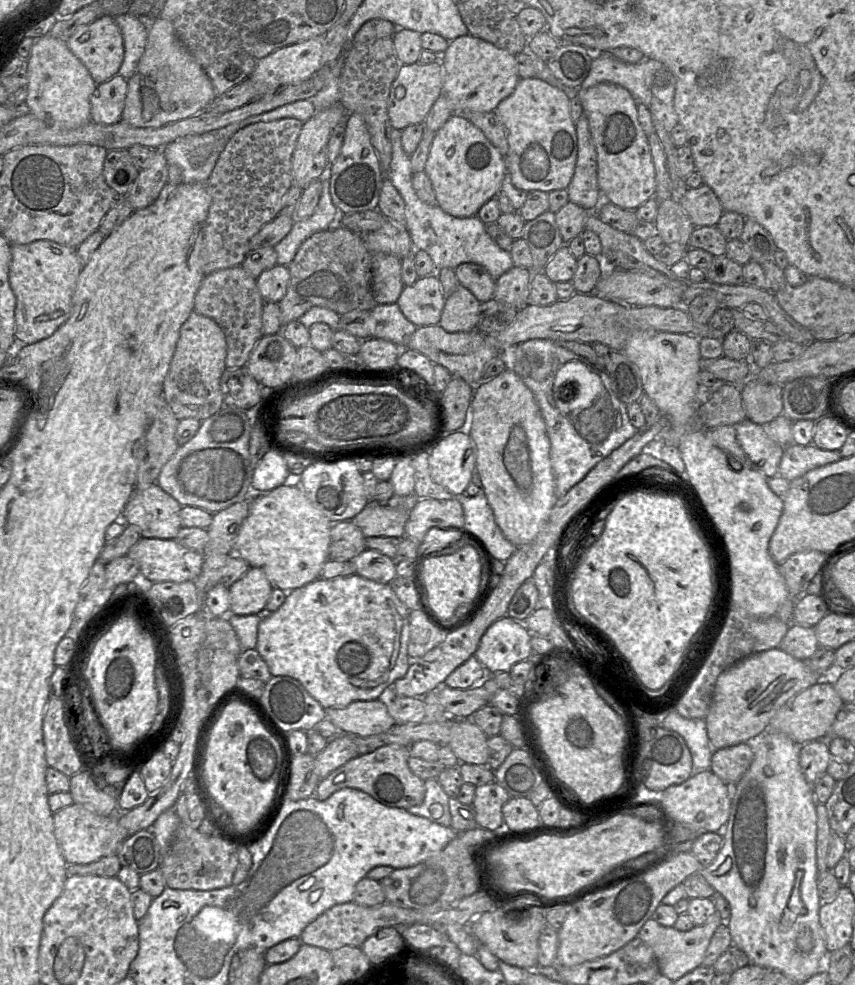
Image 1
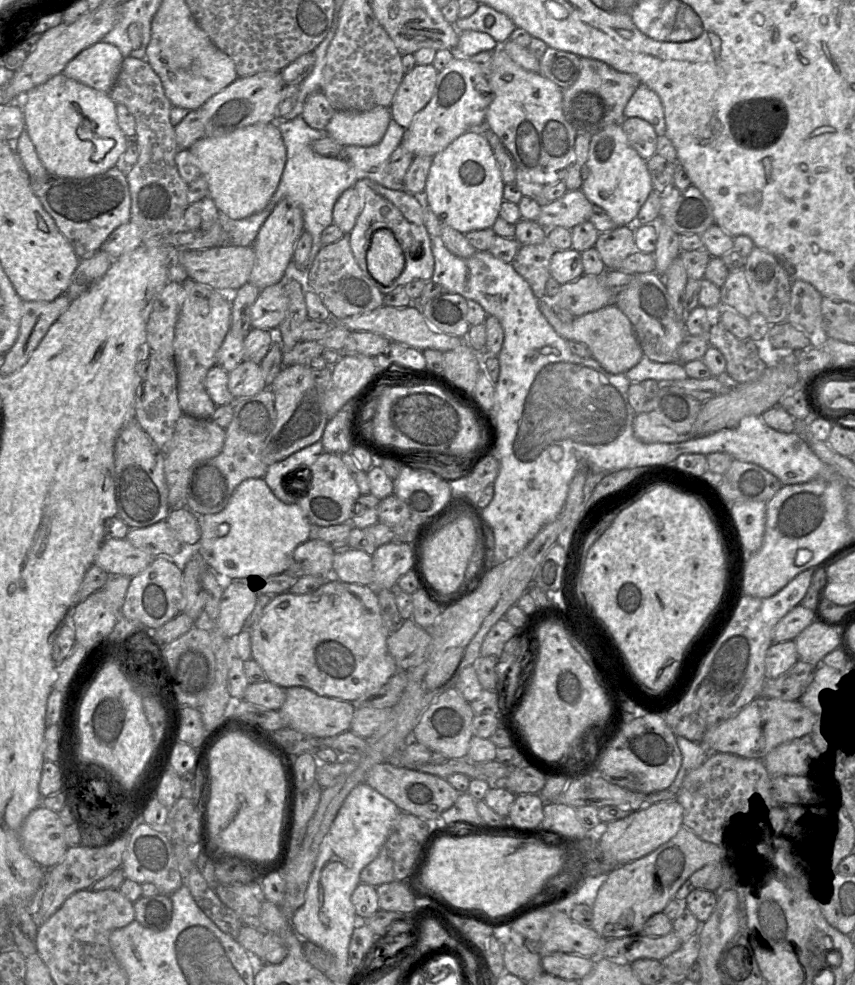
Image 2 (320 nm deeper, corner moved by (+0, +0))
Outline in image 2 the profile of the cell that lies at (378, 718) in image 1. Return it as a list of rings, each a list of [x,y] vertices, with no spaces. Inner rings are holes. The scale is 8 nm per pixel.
[[[302,686],[286,688],[285,694],[286,699],[279,709],[285,726],[317,738],[335,736],[350,730],[355,711],[355,706],[351,702],[320,696]]]

